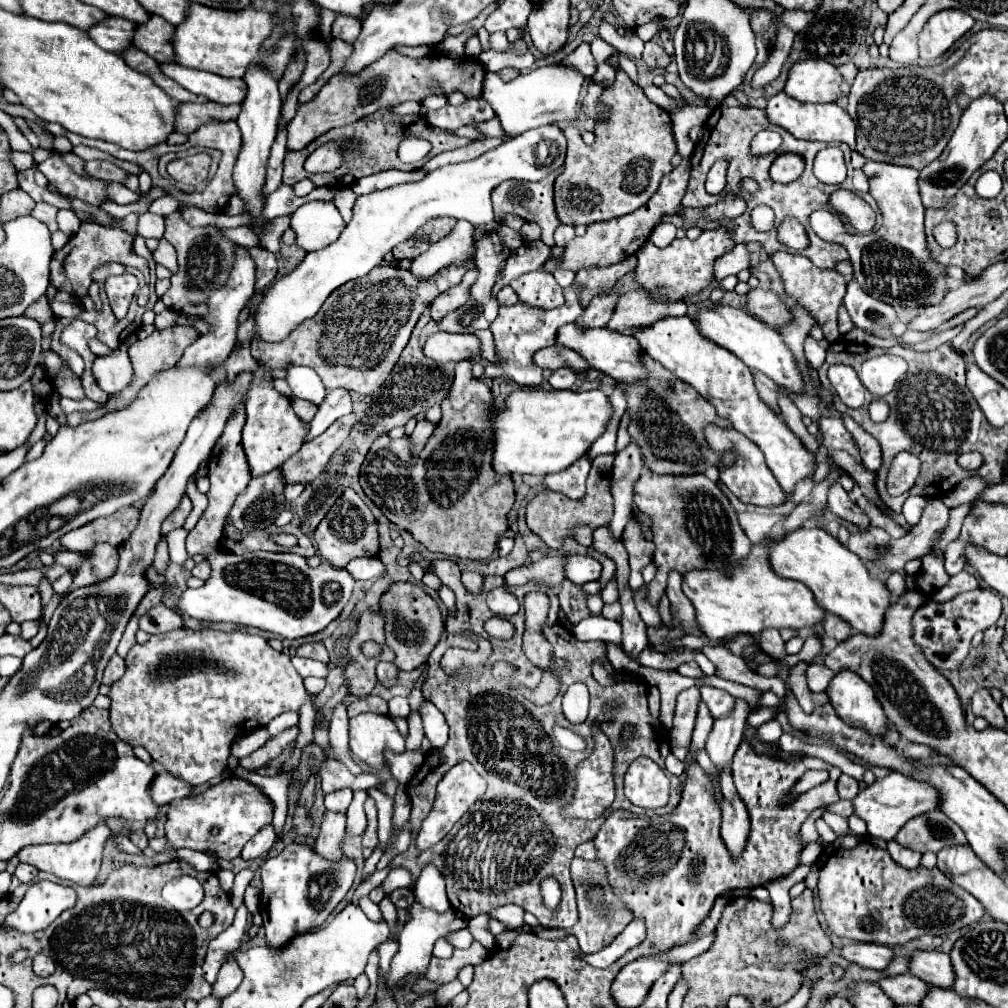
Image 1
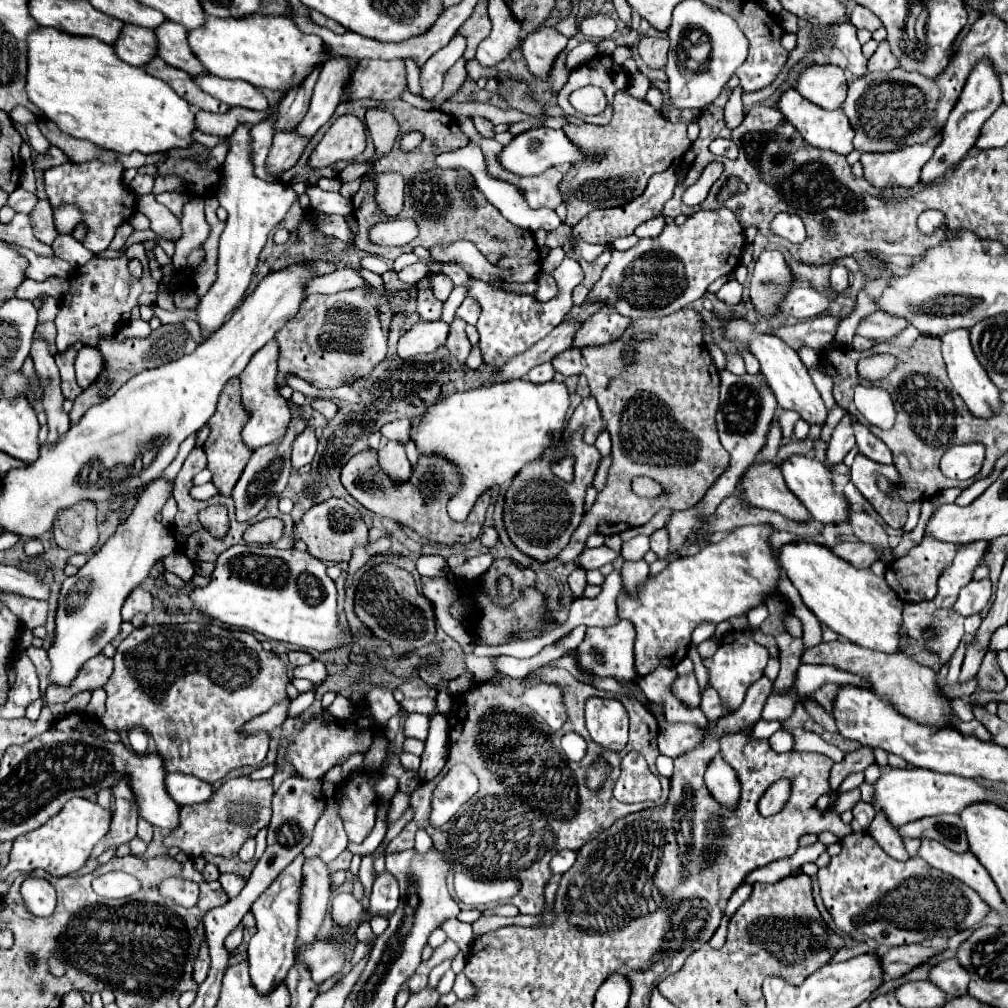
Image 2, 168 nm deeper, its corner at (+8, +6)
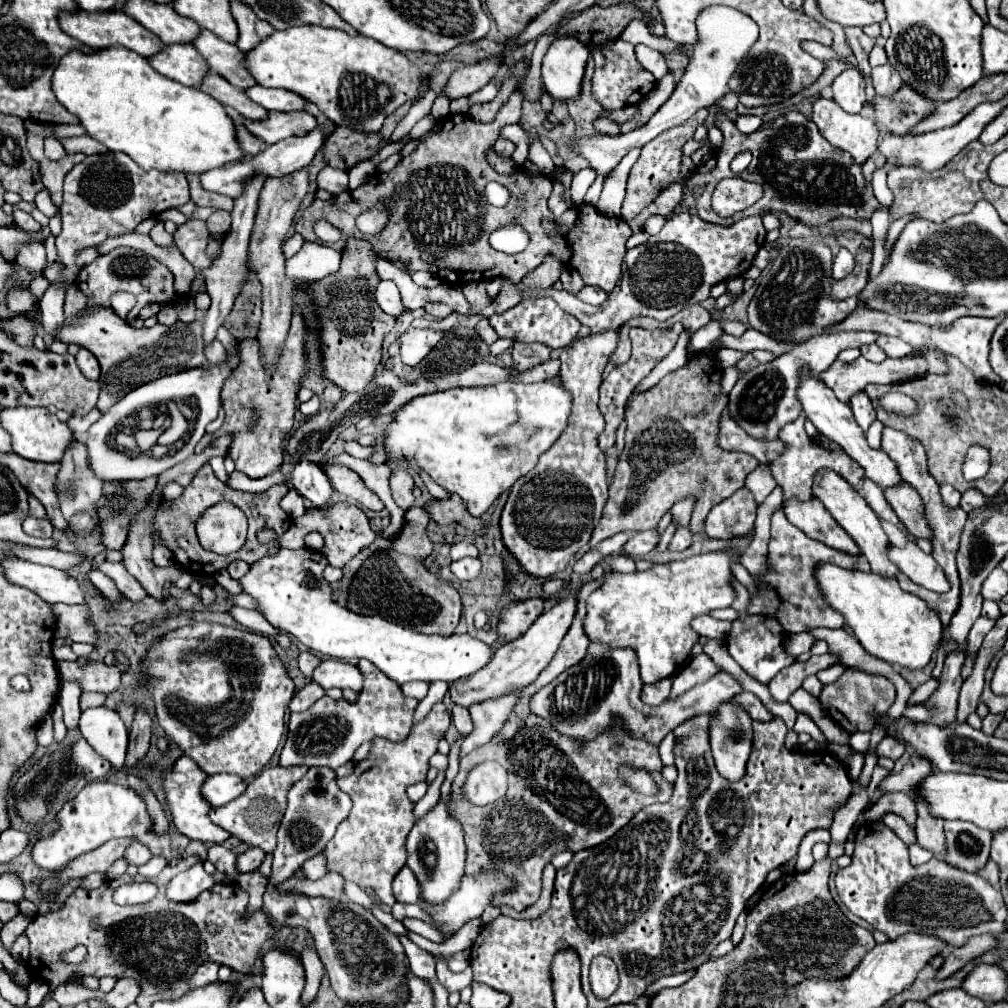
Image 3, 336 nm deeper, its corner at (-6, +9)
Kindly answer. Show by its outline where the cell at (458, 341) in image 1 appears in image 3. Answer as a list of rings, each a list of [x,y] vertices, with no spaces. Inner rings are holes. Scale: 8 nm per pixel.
[[[408,328],[400,334],[396,340],[400,344],[400,358],[404,364],[416,366],[444,336],[444,332],[436,330],[418,330],[418,328]]]

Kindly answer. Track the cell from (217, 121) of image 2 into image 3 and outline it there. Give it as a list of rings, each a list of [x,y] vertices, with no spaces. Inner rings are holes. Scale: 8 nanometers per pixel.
[[[270,112],[266,120],[254,122],[246,120],[244,126],[258,138],[262,138],[266,144],[276,144],[288,136],[304,136],[306,132],[312,132],[316,128],[316,118],[302,112]]]

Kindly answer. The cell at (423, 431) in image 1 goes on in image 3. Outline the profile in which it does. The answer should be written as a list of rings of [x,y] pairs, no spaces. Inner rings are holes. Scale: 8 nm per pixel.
[[[398,466],[390,478],[390,488],[392,488],[392,496],[396,500],[396,504],[402,508],[402,510],[408,510],[412,504],[414,504],[414,496],[412,496],[412,476],[406,468]]]

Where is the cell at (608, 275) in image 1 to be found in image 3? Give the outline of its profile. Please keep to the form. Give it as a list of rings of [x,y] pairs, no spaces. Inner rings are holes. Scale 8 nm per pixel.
[[[516,90],[510,94],[508,102],[498,110],[496,118],[490,122],[490,124],[480,124],[480,122],[474,122],[470,116],[466,114],[450,114],[448,118],[444,118],[440,122],[440,132],[434,134],[434,136],[428,136],[424,142],[420,142],[418,150],[414,150],[410,156],[402,158],[398,162],[398,166],[394,168],[394,172],[388,174],[388,180],[386,180],[386,172],[376,172],[370,176],[370,180],[360,186],[356,192],[352,194],[340,194],[338,200],[324,200],[324,202],[312,202],[310,208],[306,208],[302,212],[302,216],[298,218],[296,222],[296,232],[304,238],[304,242],[318,242],[322,244],[322,240],[314,234],[314,222],[324,218],[328,220],[330,224],[334,224],[340,232],[342,232],[342,238],[334,244],[328,244],[336,250],[340,250],[344,246],[344,240],[354,236],[356,234],[356,226],[354,226],[354,220],[358,214],[362,214],[364,210],[368,210],[372,204],[376,204],[378,198],[386,198],[392,202],[392,218],[386,226],[386,230],[382,234],[376,234],[374,236],[374,250],[376,254],[380,254],[380,258],[388,258],[388,260],[394,260],[394,262],[402,262],[406,264],[408,268],[412,270],[430,270],[434,276],[438,276],[440,280],[452,284],[452,286],[462,286],[470,280],[474,282],[486,282],[486,280],[492,280],[492,278],[508,278],[510,282],[520,282],[528,272],[532,272],[534,268],[538,268],[546,256],[554,256],[558,258],[564,266],[568,268],[574,268],[578,270],[578,274],[582,276],[584,284],[592,284],[592,286],[598,286],[602,288],[604,292],[612,292],[616,282],[620,280],[620,270],[622,270],[622,260],[624,260],[624,254],[626,254],[626,240],[630,238],[632,230],[628,228],[628,224],[622,220],[622,218],[610,218],[610,216],[604,216],[600,214],[594,206],[590,204],[578,204],[574,210],[568,210],[566,216],[550,216],[550,210],[546,206],[546,200],[550,196],[550,190],[552,190],[552,180],[546,176],[536,176],[536,178],[530,178],[528,180],[528,174],[524,172],[524,168],[516,168],[514,176],[506,176],[506,174],[498,174],[494,168],[490,168],[490,164],[486,164],[486,152],[494,146],[494,142],[498,140],[500,136],[500,130],[506,126],[506,124],[518,124],[520,122],[520,116],[522,116],[522,94]],[[490,180],[496,180],[500,184],[504,184],[510,194],[512,194],[512,200],[508,206],[504,208],[494,208],[492,204],[486,202],[486,196],[484,196],[484,186],[490,182]],[[396,186],[402,186],[404,190],[400,192],[400,198],[392,198]],[[518,196],[526,196],[526,202],[528,206],[522,206],[520,200],[516,200]],[[542,220],[554,220],[560,228],[558,234],[546,234],[544,228],[542,228]],[[506,224],[518,224],[522,226],[528,236],[530,236],[530,244],[526,246],[524,252],[520,254],[504,254],[504,252],[496,252],[490,244],[488,244],[488,236],[506,226]]]

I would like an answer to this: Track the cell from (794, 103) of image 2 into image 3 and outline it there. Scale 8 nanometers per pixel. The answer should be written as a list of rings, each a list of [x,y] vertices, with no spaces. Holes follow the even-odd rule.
[[[818,98],[812,120],[834,148],[848,152],[856,164],[864,164],[878,148],[878,126],[860,114],[844,112],[834,100]]]

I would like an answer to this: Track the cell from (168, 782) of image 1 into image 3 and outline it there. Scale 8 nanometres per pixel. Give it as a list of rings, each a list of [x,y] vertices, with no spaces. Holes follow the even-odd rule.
[[[214,774],[214,776],[208,776],[208,780],[204,782],[202,794],[212,806],[224,806],[230,800],[238,798],[246,790],[246,786],[248,786],[248,782],[242,780],[240,776]]]

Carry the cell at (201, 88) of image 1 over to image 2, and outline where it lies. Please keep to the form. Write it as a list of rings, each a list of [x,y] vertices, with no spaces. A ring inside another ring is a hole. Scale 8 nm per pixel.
[[[198,75],[192,77],[196,79],[196,85],[210,93],[212,97],[220,99],[222,103],[230,105],[230,107],[246,107],[246,109],[258,109],[264,111],[268,107],[268,101],[264,99],[264,95],[250,83],[246,81],[236,81],[236,79],[220,79],[214,75]]]

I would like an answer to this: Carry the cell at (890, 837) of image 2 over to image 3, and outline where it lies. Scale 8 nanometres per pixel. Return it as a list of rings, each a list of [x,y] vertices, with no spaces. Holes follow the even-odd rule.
[[[912,844],[912,846],[910,846],[910,864],[920,866],[920,864],[928,862],[930,858],[932,858],[932,854],[926,852],[922,846],[918,846],[918,844]]]

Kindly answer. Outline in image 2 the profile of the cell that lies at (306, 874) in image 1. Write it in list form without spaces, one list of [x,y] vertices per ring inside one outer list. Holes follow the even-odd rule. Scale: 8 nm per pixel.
[[[298,855],[264,891],[252,905],[256,917],[256,933],[248,943],[248,963],[252,983],[260,993],[272,991],[280,981],[286,979],[290,967],[294,965],[294,949],[298,939],[298,919],[300,919],[300,879],[302,879],[304,855]]]

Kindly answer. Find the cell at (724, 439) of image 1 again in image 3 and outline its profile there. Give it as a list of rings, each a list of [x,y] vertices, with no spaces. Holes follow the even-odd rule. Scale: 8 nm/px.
[[[818,498],[810,502],[786,500],[782,510],[786,512],[786,518],[810,538],[820,540],[826,546],[840,552],[850,552],[854,556],[860,554],[860,548],[846,534],[846,530],[830,516],[830,512],[824,508],[824,504]]]

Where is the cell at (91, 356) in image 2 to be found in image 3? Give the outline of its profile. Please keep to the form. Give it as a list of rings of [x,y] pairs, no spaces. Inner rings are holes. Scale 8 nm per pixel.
[[[80,348],[80,350],[76,352],[76,364],[78,364],[80,372],[82,372],[86,378],[92,378],[92,380],[98,380],[98,378],[100,378],[98,360],[96,360],[94,354],[88,352],[86,348]]]

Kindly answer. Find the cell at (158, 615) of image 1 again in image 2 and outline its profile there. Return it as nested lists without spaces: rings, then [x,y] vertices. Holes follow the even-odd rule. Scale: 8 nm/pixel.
[[[136,587],[130,593],[130,597],[124,603],[124,607],[122,607],[122,619],[124,621],[132,621],[134,615],[138,615],[138,613],[150,615],[152,611],[154,611],[154,599],[152,599],[152,595],[148,591],[144,591],[142,587]]]

